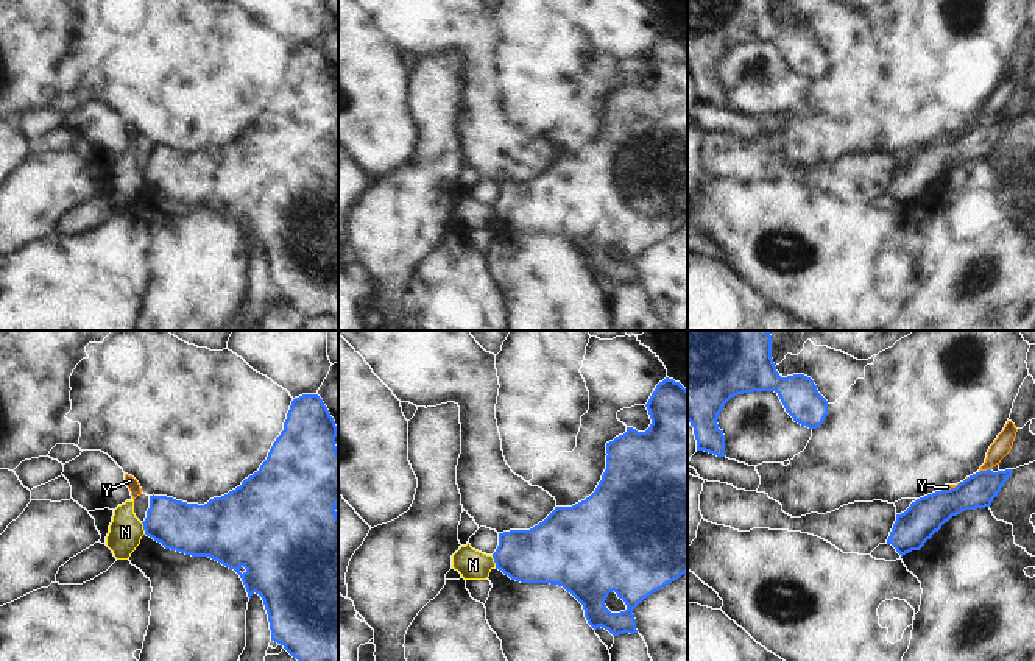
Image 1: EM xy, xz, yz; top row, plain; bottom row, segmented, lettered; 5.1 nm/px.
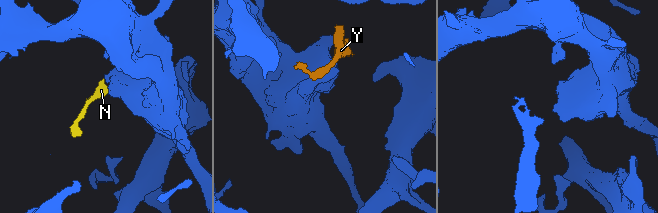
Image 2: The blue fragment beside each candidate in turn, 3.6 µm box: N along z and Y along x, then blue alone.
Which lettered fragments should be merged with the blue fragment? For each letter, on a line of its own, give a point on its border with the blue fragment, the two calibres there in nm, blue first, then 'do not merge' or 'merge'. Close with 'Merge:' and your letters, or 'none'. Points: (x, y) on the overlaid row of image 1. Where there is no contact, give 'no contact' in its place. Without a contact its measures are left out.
N: meets blue in xy at (144, 529); 260 nm thick on the blue side, 180 nm on the other; do not merge
Y: meets blue in yz at (984, 471); 180 nm thick on the blue side, 90 nm on the other; do not merge
Merge: none

